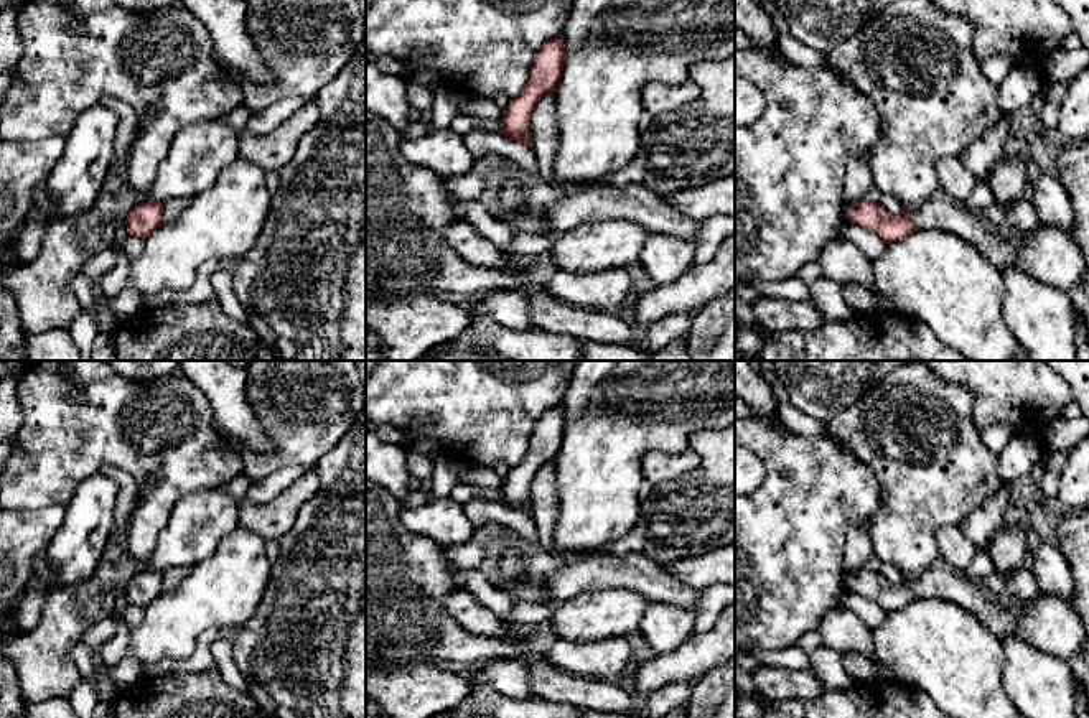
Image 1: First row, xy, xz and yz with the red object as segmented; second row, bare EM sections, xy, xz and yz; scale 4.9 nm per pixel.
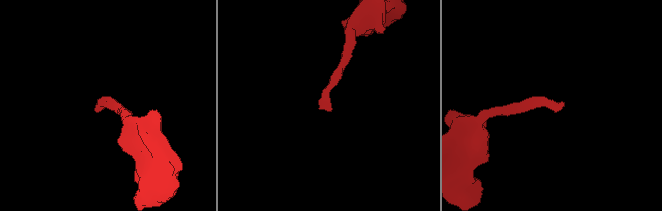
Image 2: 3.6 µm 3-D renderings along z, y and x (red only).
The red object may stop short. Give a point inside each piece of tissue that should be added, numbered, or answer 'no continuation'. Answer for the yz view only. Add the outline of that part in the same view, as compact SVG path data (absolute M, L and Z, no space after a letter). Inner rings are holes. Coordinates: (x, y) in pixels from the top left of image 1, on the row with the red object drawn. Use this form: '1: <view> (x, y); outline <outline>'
1: yz (1051, 256); outline M928 199L911 209L916 231L937 229L959 235L1000 272L1021 268L1035 280L1069 291L1084 273L1079 245L1071 234L1054 226L1040 226L1033 234L1020 234L1015 240L1002 239L997 231L965 204L947 199Z

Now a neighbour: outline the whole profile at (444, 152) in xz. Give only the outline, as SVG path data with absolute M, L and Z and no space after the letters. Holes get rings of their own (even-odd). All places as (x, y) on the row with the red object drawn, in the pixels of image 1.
M451 128L430 130L414 140L402 138L400 152L414 165L430 168L445 181L465 175L474 163L465 138Z

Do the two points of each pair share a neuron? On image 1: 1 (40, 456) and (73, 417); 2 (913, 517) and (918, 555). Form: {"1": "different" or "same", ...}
{"1": "same", "2": "same"}

